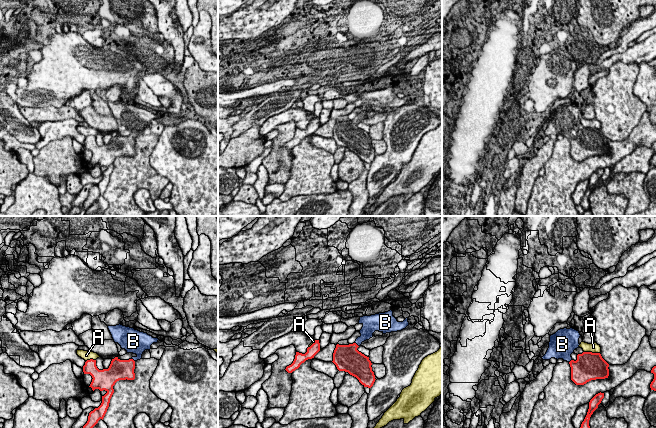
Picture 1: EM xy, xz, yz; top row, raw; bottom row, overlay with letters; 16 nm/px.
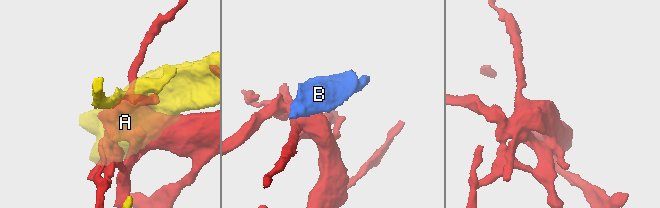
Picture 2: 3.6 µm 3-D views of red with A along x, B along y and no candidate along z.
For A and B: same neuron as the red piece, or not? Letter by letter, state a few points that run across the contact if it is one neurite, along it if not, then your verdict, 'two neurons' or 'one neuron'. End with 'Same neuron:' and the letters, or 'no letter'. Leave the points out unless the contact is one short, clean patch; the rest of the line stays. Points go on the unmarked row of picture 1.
A: two neurons
B: xy (121, 145), (125, 144), (133, 136), (137, 132), (137, 121) | one neuron
Same neuron: B

